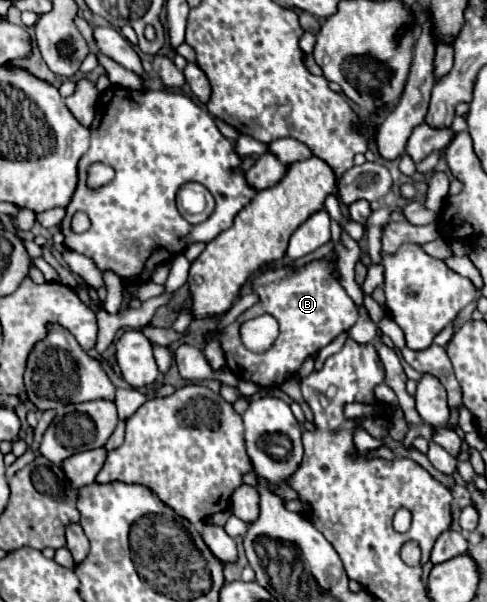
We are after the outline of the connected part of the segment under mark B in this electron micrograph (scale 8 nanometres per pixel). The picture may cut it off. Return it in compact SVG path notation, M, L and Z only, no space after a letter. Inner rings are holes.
M328 258L314 260L300 268L284 266L268 270L254 280L254 292L258 292L260 300L252 308L248 308L234 324L216 334L222 342L226 366L230 368L230 372L240 380L252 380L262 388L276 388L290 380L308 356L328 346L340 332L346 332L358 320L358 310L352 300L348 300L344 288L336 284ZM262 314L270 314L278 320L280 334L266 352L256 354L240 342L240 326L246 320Z

